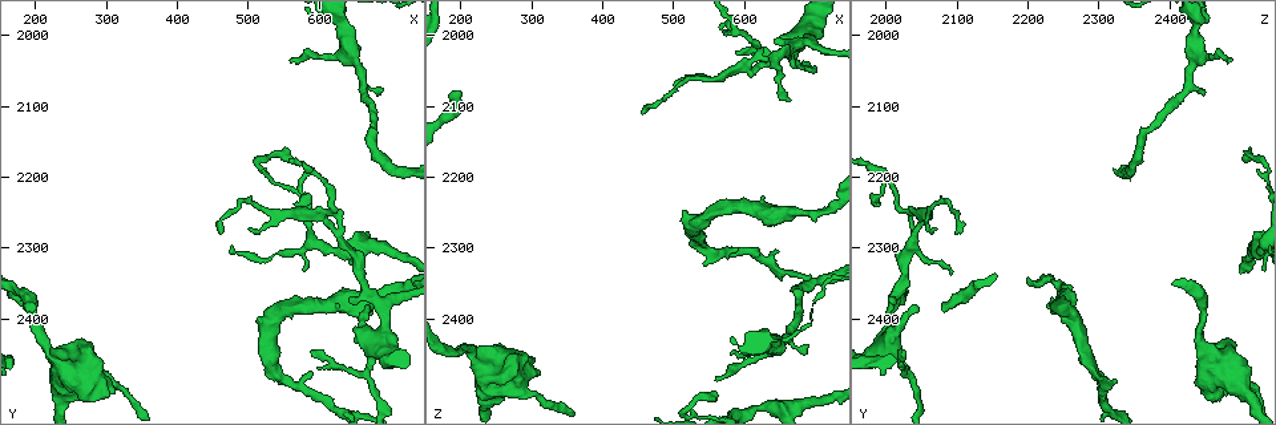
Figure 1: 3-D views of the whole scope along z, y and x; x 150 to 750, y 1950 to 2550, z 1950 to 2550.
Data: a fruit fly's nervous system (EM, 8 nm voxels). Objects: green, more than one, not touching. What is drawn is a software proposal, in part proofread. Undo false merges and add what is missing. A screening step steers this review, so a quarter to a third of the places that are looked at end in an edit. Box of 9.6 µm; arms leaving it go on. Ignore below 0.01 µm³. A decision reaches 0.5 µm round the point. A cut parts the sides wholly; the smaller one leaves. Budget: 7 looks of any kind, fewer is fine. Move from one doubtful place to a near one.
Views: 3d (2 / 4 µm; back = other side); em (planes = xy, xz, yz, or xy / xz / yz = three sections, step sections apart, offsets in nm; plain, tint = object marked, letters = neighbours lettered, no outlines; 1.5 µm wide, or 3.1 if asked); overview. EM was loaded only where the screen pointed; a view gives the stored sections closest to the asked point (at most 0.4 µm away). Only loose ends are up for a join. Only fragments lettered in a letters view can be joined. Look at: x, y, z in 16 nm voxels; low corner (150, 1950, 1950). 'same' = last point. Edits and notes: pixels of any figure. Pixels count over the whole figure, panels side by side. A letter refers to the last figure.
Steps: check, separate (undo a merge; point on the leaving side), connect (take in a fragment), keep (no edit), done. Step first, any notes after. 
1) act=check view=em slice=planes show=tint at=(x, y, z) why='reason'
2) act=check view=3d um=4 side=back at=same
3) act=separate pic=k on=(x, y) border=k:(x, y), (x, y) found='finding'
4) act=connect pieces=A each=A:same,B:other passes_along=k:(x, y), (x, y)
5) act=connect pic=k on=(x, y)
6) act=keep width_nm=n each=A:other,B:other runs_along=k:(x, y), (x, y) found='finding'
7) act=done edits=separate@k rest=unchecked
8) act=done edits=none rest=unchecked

act=check view=em slice=xy step=8 show=letters at=(660, 2375, 2250) why='branch point'

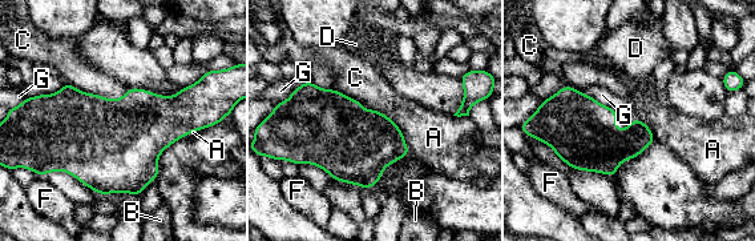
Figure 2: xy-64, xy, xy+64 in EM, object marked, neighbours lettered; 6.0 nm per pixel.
act=keep each=A:other,B:other,C:other,D:other,F:other,G:other border=2:(372, 108), (400, 129), (411, 152) found='one neuron here'

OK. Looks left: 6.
act=check view=em slice=planes show=letters at=(560, 2175, 2505) why='thin end'

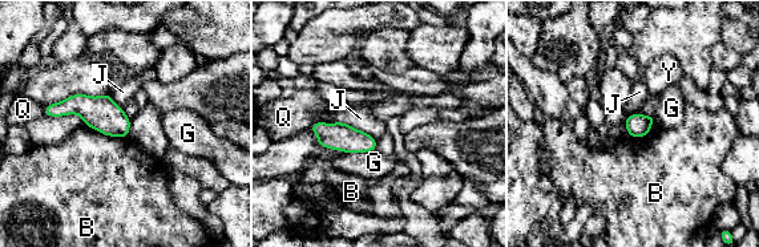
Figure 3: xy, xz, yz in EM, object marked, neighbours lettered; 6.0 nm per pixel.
act=keep each=B:other,G:other,J:other,Q:other,Y:other border=3:(84, 124), (104, 134), (128, 137) found='none of them fits'

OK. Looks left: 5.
act=check view=em slice=planes show=letters at=(565, 2035, 2485) why='an open end'

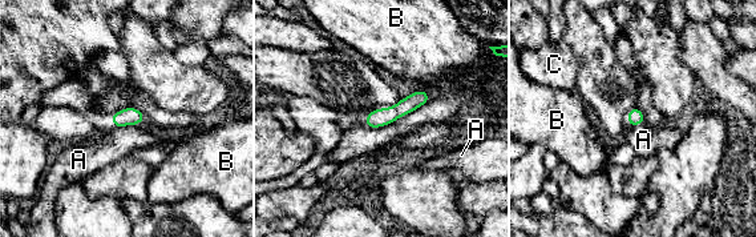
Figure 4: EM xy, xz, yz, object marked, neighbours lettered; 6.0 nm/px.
act=keep width_nm=100 each=A:other,B:other,C:other border=4:(134, 124), (116, 128) found='no lettered fragment goes on from it'

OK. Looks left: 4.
act=done edits=none rest=unchecked

